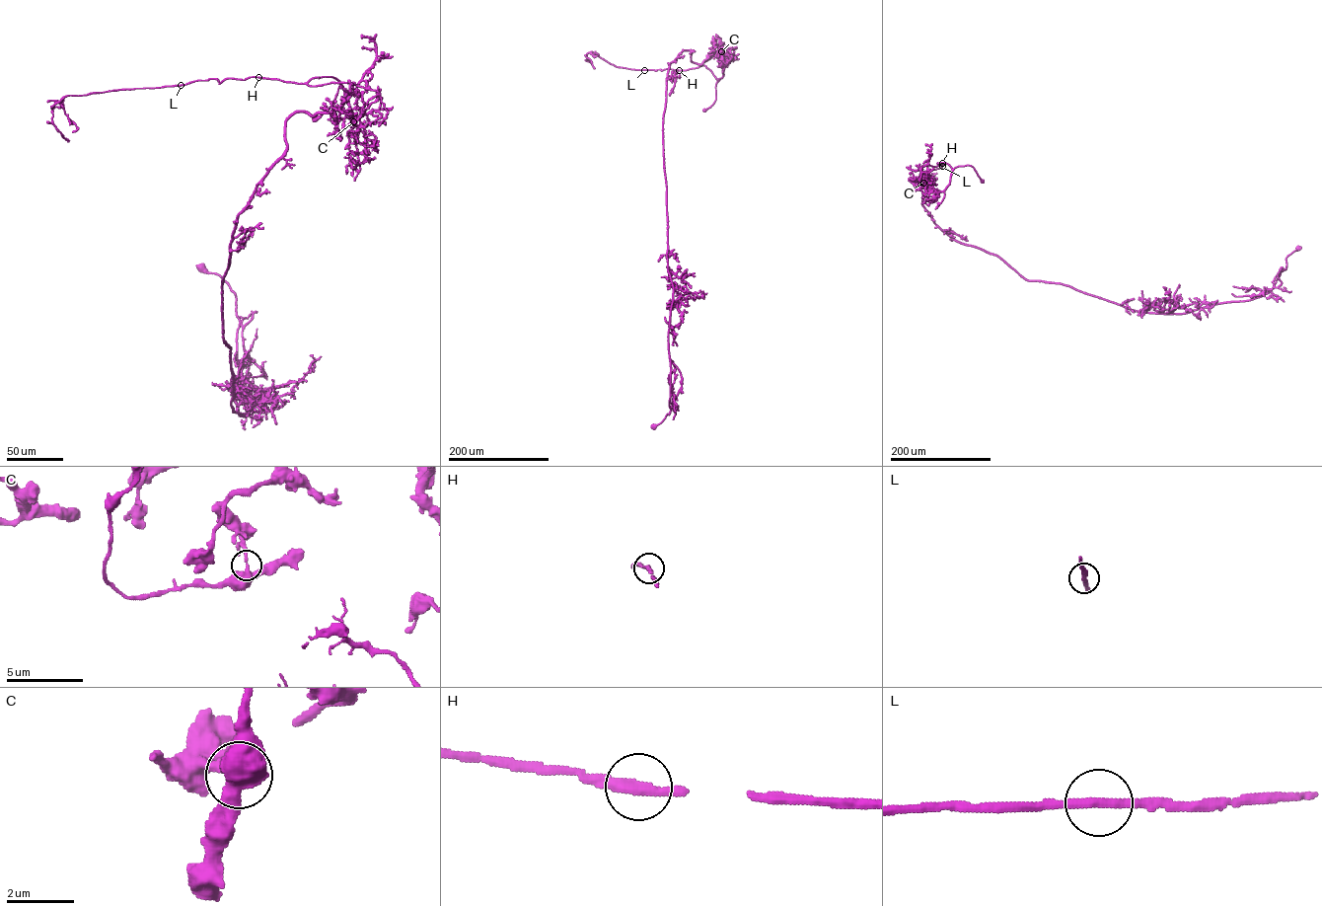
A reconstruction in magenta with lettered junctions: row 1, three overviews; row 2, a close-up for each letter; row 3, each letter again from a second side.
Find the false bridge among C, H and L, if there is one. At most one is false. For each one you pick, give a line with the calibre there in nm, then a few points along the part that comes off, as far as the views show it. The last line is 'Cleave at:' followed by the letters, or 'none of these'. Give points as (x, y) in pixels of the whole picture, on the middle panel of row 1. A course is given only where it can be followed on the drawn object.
C: Thickness 320 nm. Course of the part to remove: (721, 51), (732, 47), (698, 67), (656, 71), (617, 67), (591, 51), (586, 56), (594, 68)
Cleave at: C

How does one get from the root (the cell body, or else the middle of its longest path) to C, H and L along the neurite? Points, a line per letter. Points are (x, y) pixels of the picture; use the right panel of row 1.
C: (1298, 248), (1262, 296), (1182, 313), (1138, 311), (1027, 280), (955, 241), (922, 205), (936, 179), (923, 183)
H: (1298, 248), (1262, 296), (1138, 311), (953, 239), (922, 205), (936, 179), (919, 183), (942, 163)
L: (1298, 248), (1262, 296), (1138, 311), (953, 240), (922, 205), (936, 179), (919, 183), (922, 166), (942, 166)

